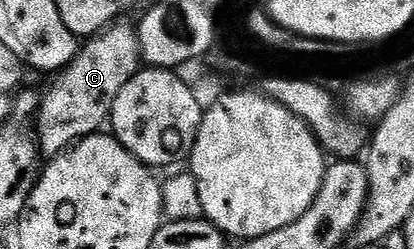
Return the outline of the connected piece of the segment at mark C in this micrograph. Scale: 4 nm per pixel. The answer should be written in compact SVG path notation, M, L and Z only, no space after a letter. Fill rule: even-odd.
M119 21L81 48L78 56L60 74L53 89L46 95L39 115L40 148L50 156L70 148L76 141L98 132L110 114L111 104L121 87L141 67L141 46L136 28ZM48 152L48 153L47 153Z

